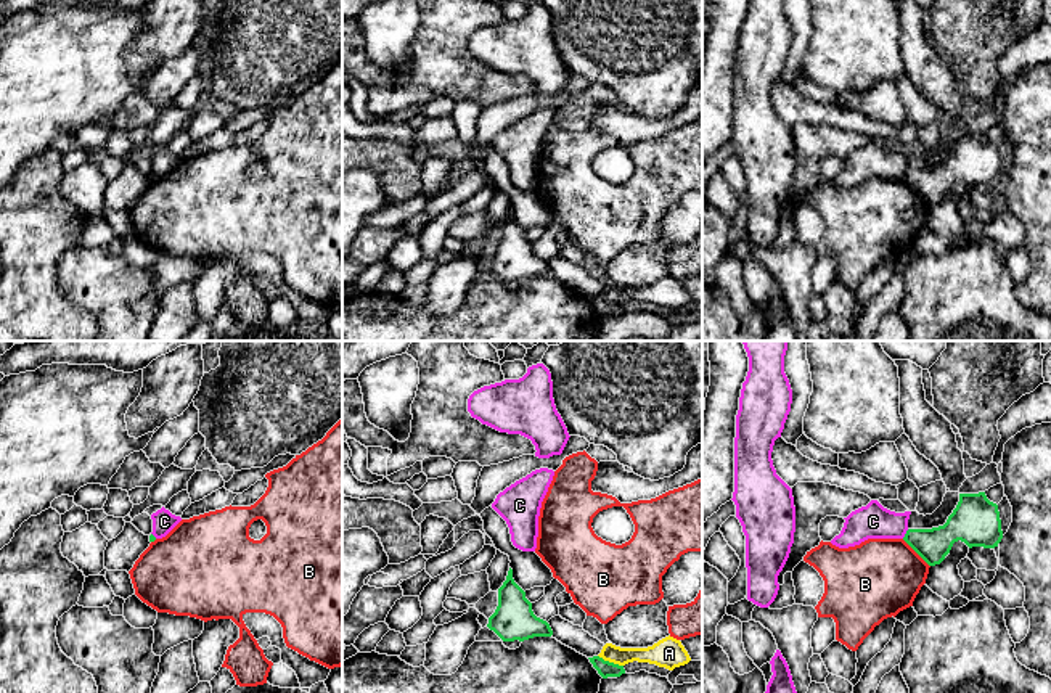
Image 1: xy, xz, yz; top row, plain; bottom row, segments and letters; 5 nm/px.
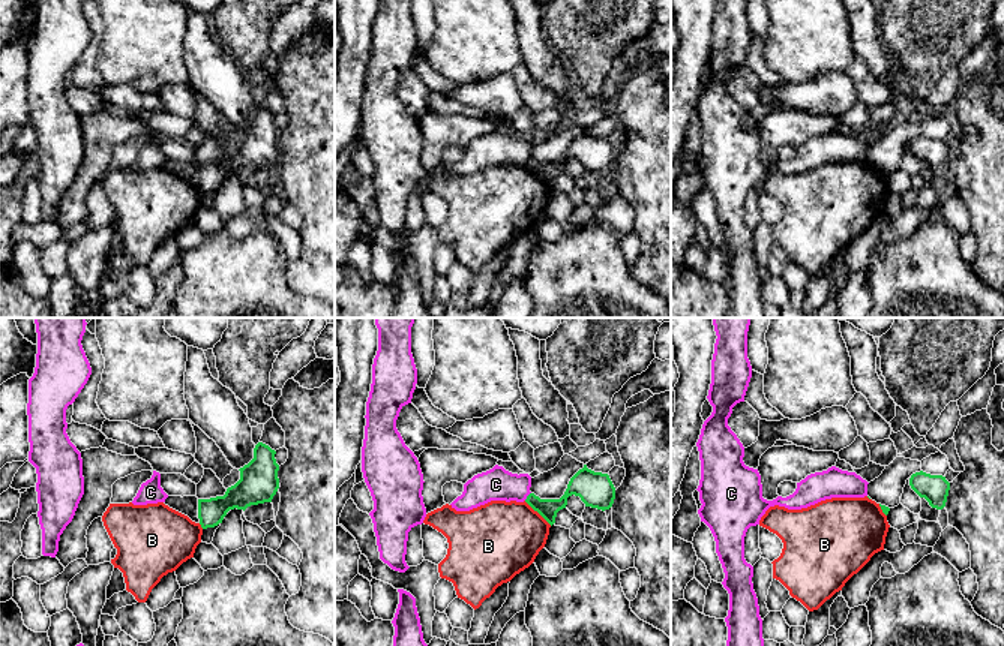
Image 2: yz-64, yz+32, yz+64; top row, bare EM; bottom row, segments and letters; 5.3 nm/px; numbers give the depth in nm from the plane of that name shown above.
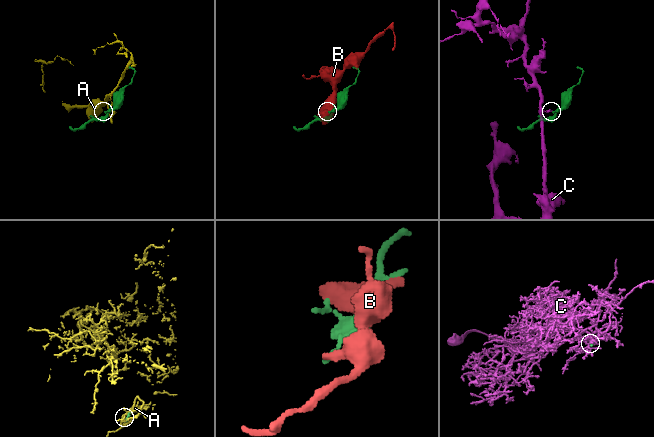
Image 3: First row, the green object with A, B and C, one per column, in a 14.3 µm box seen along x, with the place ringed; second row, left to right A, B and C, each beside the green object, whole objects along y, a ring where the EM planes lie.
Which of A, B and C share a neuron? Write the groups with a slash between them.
A / B / C

